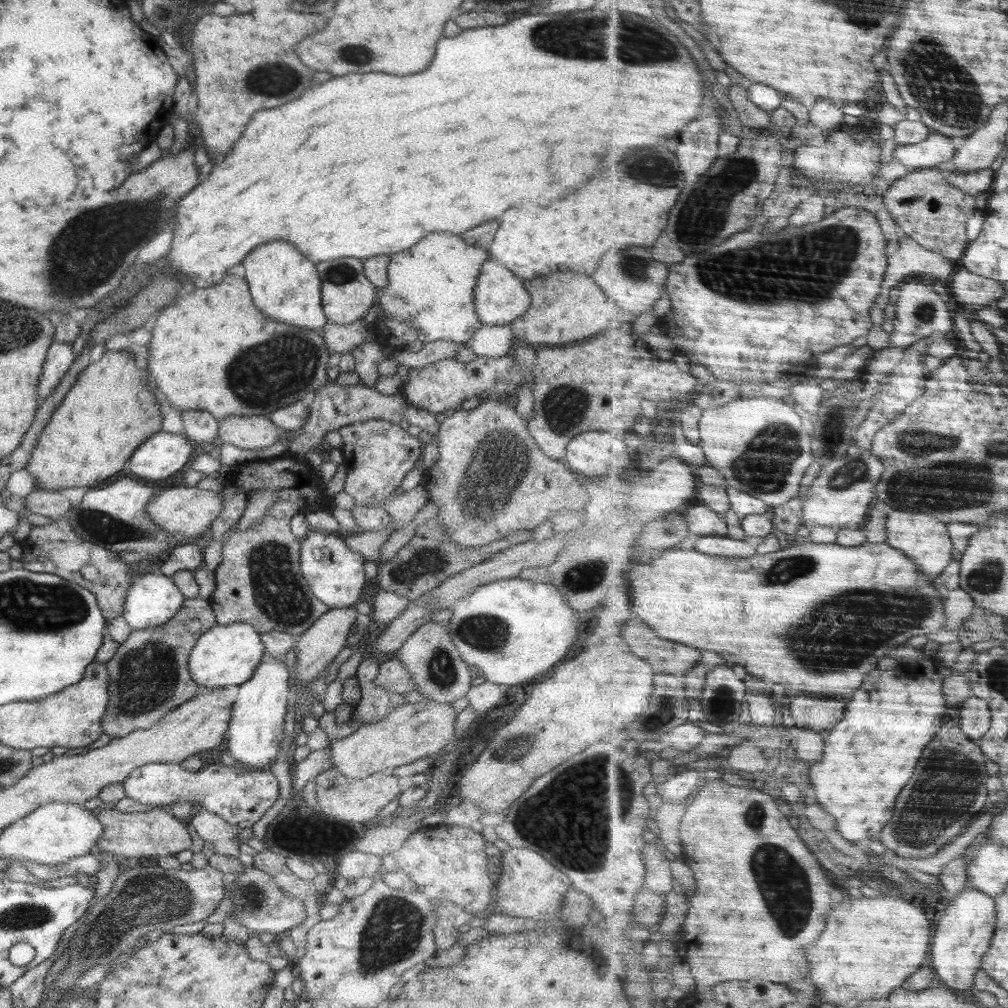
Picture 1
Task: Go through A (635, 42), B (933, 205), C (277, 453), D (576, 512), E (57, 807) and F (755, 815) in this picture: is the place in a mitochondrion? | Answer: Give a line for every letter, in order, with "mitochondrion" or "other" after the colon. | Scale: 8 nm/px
A: mitochondrion
B: other
C: other
D: other
E: other
F: mitochondrion

